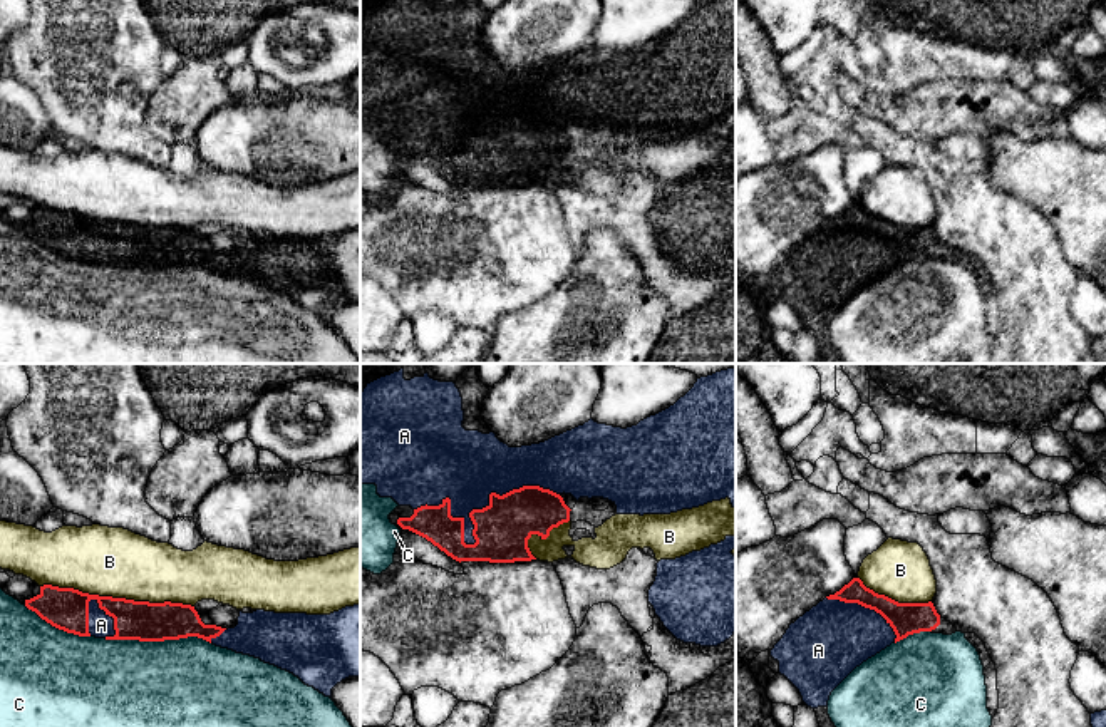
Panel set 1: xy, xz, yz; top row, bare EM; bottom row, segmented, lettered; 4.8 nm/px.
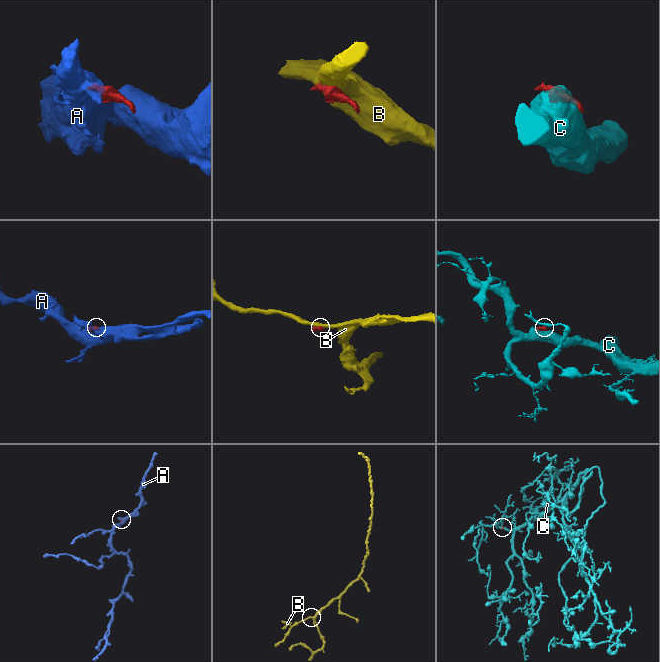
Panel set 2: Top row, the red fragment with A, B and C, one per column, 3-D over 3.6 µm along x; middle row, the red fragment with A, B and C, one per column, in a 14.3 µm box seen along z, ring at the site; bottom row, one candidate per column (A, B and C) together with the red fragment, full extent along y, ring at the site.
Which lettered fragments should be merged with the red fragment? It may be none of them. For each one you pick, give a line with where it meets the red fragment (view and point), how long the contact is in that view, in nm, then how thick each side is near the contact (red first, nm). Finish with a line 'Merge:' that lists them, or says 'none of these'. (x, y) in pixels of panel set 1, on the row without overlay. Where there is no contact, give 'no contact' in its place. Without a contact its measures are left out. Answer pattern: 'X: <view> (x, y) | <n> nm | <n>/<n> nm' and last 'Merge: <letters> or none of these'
A: xz (475, 151) | 700 nm | 280/280 nm
Merge: A

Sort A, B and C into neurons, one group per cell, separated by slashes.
A / B / C

